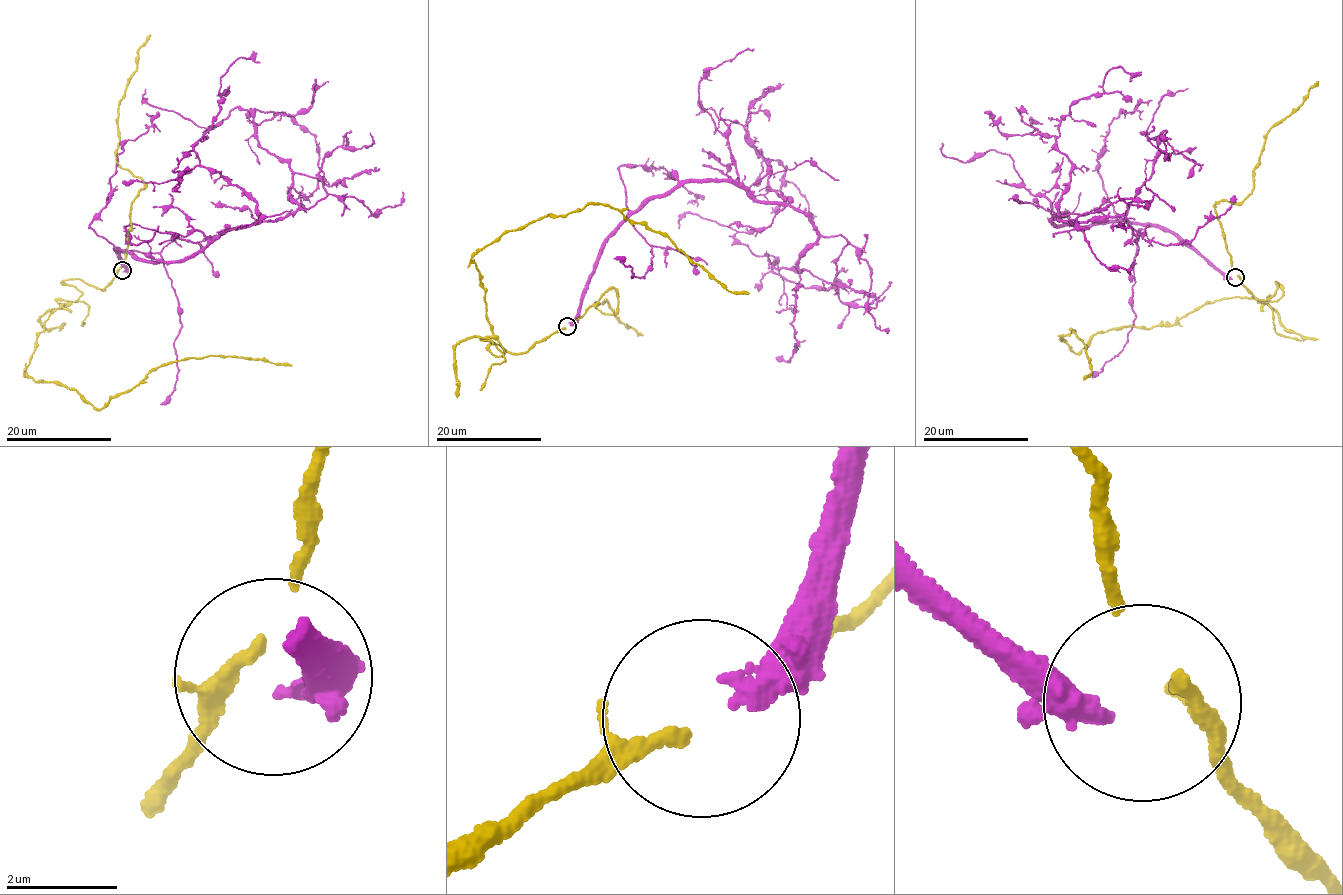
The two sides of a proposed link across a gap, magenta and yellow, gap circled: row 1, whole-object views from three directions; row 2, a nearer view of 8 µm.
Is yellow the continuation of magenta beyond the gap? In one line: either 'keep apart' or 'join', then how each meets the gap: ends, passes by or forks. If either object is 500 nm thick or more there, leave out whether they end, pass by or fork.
keep apart; magenta ends there; yellow ends there

